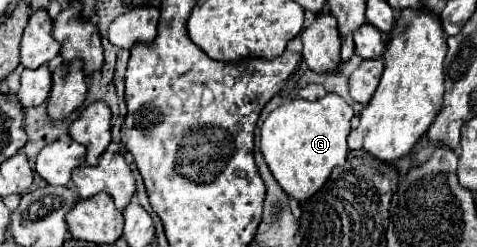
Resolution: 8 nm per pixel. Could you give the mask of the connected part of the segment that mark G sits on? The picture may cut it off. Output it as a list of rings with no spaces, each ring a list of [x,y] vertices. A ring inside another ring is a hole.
[[[327,93],[315,101],[301,97],[289,99],[265,119],[261,127],[261,153],[269,163],[273,177],[289,197],[307,201],[323,187],[333,167],[345,163],[351,117],[351,105],[347,105],[337,93]]]

